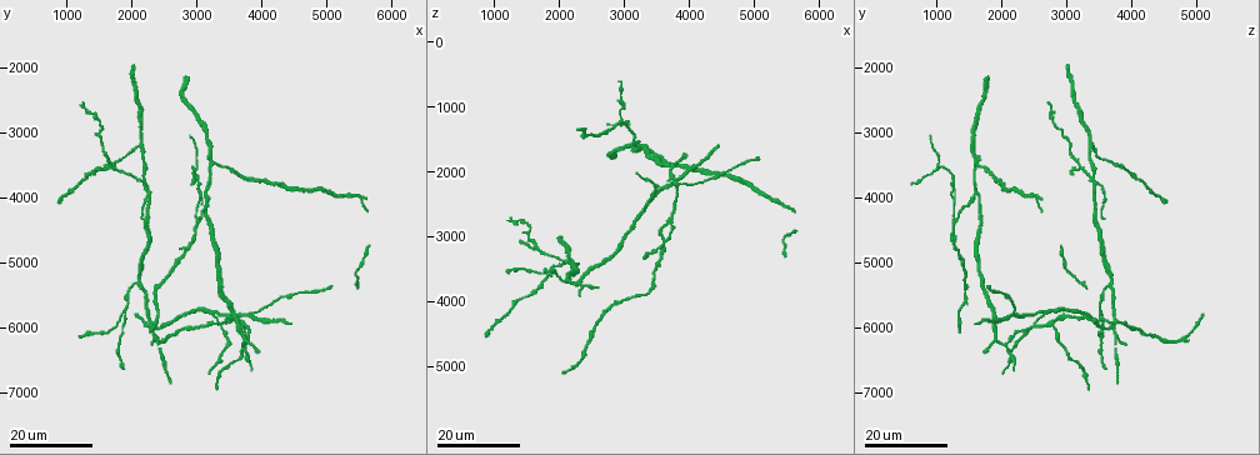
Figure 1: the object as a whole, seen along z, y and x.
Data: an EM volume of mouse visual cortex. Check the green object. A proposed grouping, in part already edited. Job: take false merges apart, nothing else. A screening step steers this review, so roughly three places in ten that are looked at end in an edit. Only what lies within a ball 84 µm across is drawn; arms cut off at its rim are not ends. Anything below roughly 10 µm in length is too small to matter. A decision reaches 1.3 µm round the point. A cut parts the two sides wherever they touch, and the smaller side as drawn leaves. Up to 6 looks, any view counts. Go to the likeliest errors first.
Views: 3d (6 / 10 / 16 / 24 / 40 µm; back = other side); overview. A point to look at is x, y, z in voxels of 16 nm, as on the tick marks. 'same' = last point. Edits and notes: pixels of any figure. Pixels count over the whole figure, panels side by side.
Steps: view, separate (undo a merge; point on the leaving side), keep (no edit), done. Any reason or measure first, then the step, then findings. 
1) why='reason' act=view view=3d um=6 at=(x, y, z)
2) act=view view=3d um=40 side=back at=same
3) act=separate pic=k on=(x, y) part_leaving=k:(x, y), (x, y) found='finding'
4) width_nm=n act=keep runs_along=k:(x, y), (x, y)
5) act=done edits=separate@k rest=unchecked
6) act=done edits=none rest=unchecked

why='side arm on a straight run' act=view view=3d um=24 at=(1900, 5750, 3500)

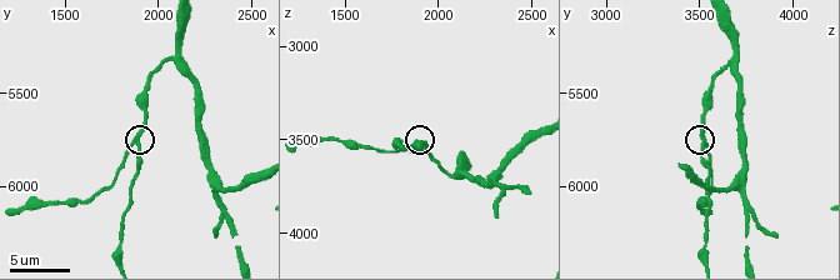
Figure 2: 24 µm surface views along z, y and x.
why='closer look' act=view view=3d um=10 at=(1880, 5760, 3520)

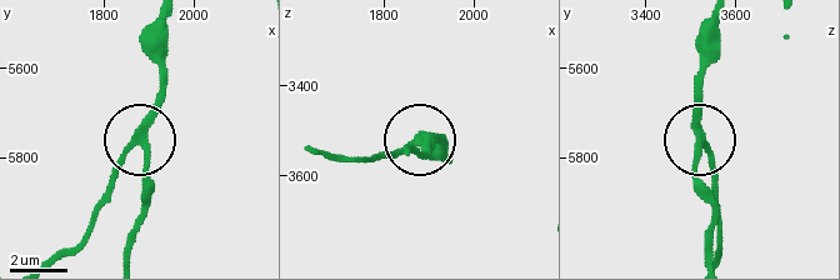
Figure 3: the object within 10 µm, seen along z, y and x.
side_arm_um=15 arms=3 act=keep found='all the same neuron'

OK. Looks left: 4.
why='thin arm on a thick one' act=view view=3d um=16 at=(3000, 4400, 1300)

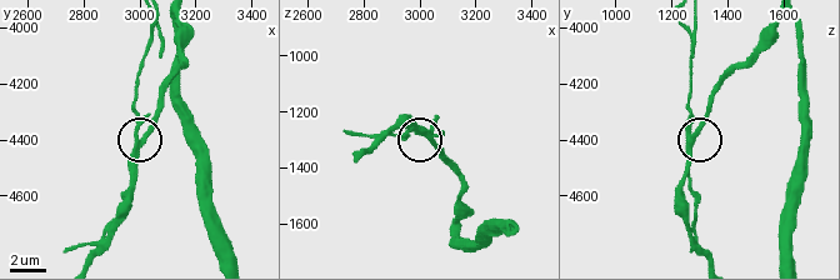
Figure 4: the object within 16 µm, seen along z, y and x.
why='closer look' act=view view=3d um=6 at=(3000, 4350, 1260)

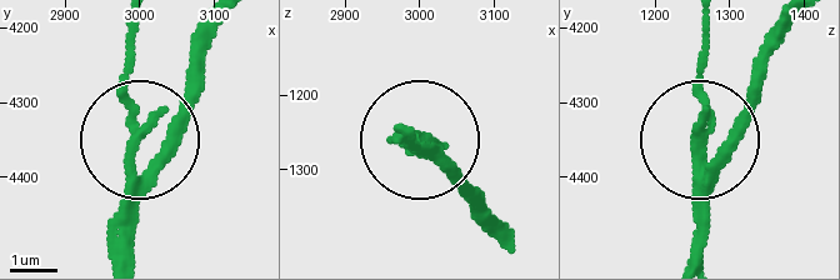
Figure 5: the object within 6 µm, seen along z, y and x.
side_arm_um=28 act=separate pic=5 on=(126, 106) part_leaving=5:(129, 171), (129, 20) found='a second neuron is stuck on'

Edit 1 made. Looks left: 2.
act=view view=3d um=24 at=(2100, 3200, 3400)

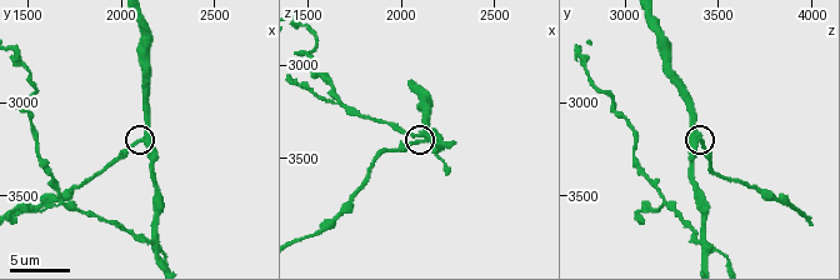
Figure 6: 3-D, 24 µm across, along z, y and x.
act=view view=3d um=6 at=(2100, 3200, 3400)

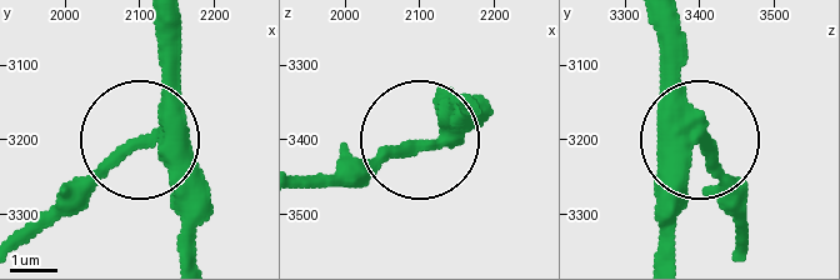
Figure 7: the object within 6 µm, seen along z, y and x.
act=keep runs_along=7:(670, 258), (670, 186), (701, 141), (681, 103), (681, 23) found='one neuron here'

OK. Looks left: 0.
act=done edits=separate@5 rest=unchecked

